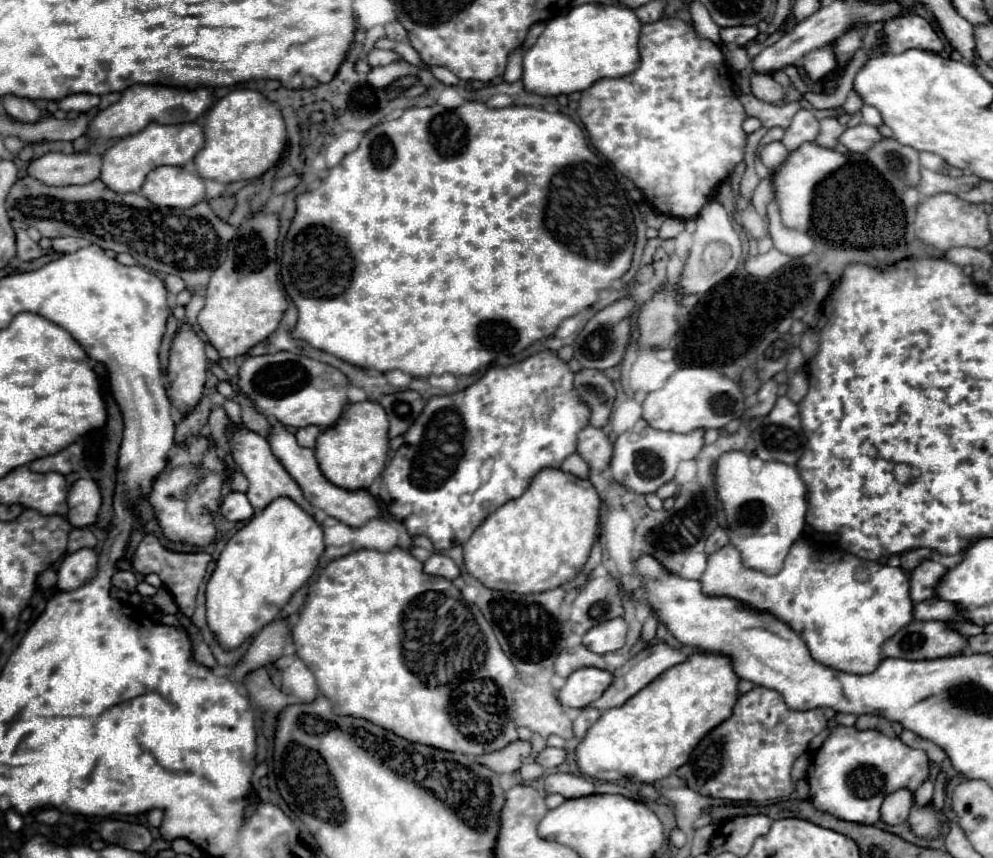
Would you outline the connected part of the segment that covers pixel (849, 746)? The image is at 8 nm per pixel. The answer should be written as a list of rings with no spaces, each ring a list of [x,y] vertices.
[[[835,725],[813,757],[811,775],[807,777],[807,781],[809,781],[809,801],[813,803],[815,809],[831,813],[831,815],[835,815],[843,821],[875,825],[881,817],[879,807],[889,793],[893,793],[901,787],[909,787],[915,793],[917,787],[923,781],[927,781],[927,777],[929,777],[929,759],[925,757],[925,751],[911,749],[899,737],[889,739],[879,731],[859,731],[855,727]]]

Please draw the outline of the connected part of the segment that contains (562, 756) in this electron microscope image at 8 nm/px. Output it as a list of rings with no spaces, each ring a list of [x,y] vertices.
[[[545,747],[541,751],[541,755],[537,757],[537,763],[541,763],[543,767],[559,767],[563,761],[567,759],[567,751],[565,749],[555,749],[555,747]]]

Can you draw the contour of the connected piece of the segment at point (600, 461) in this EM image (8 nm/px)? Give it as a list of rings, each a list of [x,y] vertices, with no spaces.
[[[585,427],[577,435],[577,451],[589,463],[591,469],[601,471],[609,465],[613,445],[609,443],[609,437],[601,429]]]

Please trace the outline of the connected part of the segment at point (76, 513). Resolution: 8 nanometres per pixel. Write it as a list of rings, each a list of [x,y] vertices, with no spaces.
[[[77,479],[67,497],[69,515],[67,519],[73,527],[87,527],[97,521],[97,511],[101,507],[101,493],[93,479]]]

